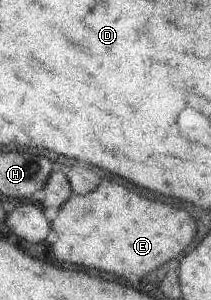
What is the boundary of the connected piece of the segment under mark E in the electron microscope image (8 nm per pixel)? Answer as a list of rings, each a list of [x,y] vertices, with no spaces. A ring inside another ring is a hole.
[[[101,180],[97,190],[85,196],[71,195],[49,215],[55,240],[49,252],[55,260],[81,268],[103,270],[121,278],[145,276],[183,252],[193,240],[195,224],[185,210],[155,202],[113,182]],[[63,230],[63,232],[61,232]]]

